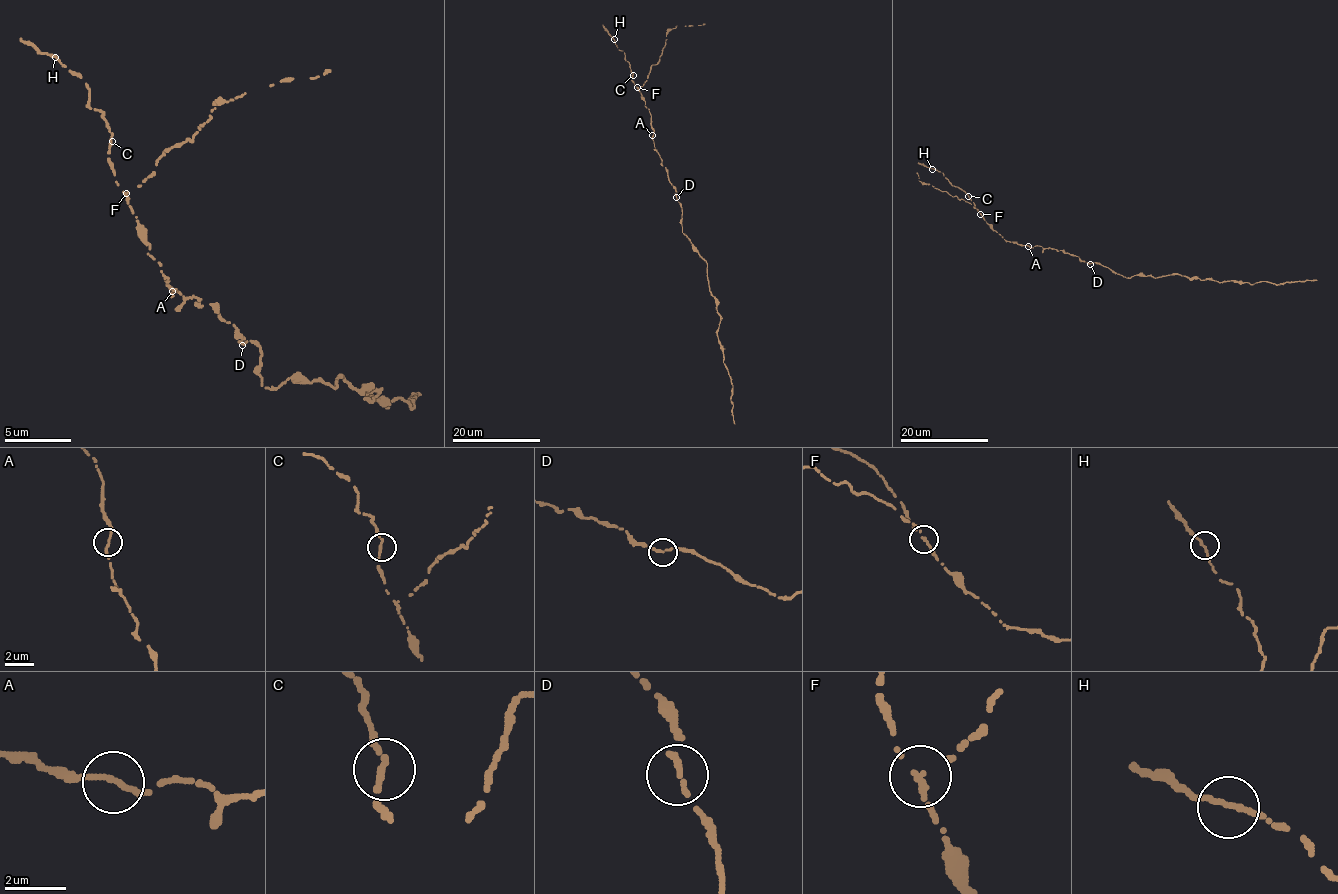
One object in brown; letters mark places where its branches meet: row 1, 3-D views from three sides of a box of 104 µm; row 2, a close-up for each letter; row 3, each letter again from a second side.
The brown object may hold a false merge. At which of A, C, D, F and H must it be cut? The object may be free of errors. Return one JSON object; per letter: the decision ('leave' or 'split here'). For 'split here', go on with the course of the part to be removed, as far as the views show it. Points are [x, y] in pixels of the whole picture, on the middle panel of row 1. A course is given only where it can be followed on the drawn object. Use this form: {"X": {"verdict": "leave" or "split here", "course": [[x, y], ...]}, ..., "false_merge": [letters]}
{"A": {"verdict": "leave"}, "C": {"verdict": "leave"}, "D": {"verdict": "leave"}, "F": {"verdict": "split here", "course": [[637, 87], [645, 83], [650, 66], [657, 63], [666, 34], [677, 25], [704, 23]]}, "H": {"verdict": "leave"}, "false_merge": ["F"]}

